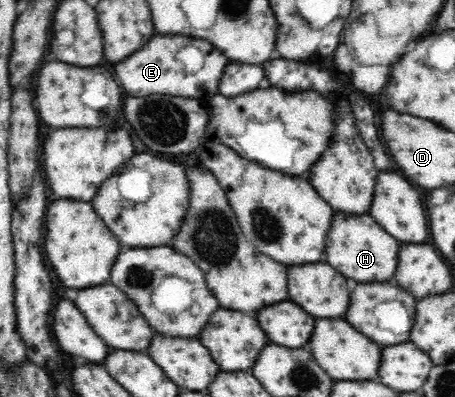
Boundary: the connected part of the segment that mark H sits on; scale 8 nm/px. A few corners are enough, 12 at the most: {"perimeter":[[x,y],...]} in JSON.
{"perimeter":[[337,213],[327,261],[359,283],[397,271],[401,243],[371,215]]}

